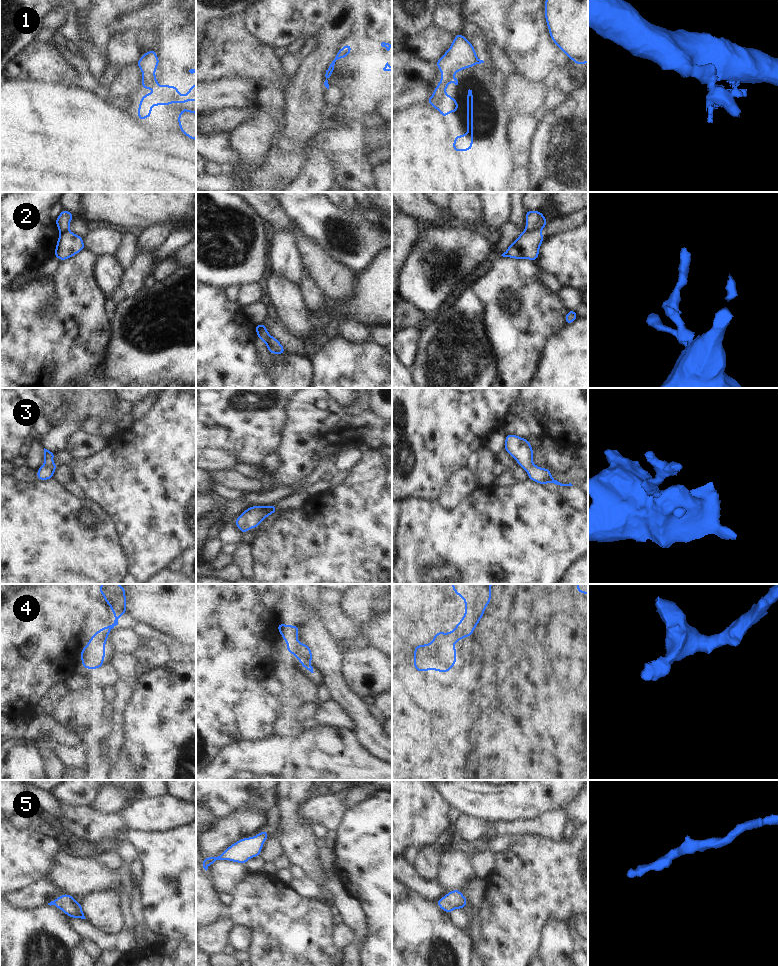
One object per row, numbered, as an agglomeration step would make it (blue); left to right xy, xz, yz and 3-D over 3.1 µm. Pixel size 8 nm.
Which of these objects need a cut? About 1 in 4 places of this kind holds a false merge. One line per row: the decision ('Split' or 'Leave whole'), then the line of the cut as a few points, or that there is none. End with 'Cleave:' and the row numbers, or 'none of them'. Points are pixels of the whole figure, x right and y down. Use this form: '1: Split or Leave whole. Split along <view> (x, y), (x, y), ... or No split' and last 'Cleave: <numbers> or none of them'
1: Leave whole. No split
2: Split. Split along yz (525, 230), (540, 231)
3: Leave whole. No split
4: Leave whole. No split
5: Leave whole. No split
Cleave: 2.

